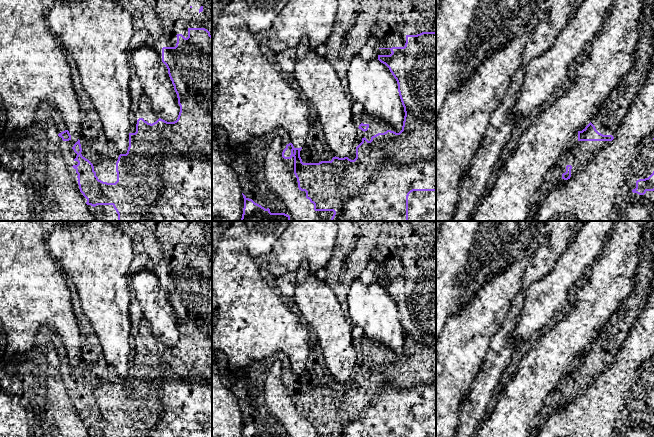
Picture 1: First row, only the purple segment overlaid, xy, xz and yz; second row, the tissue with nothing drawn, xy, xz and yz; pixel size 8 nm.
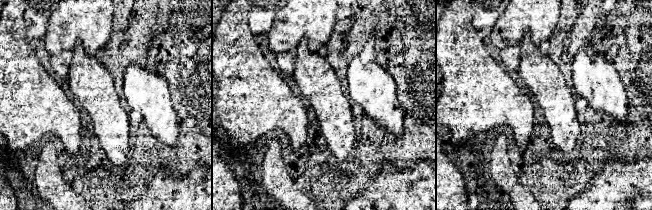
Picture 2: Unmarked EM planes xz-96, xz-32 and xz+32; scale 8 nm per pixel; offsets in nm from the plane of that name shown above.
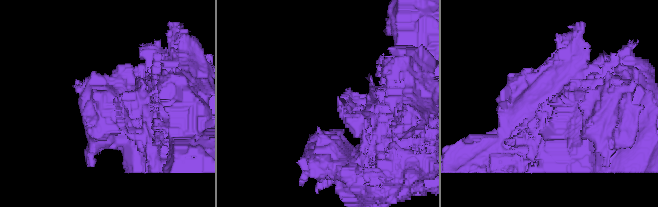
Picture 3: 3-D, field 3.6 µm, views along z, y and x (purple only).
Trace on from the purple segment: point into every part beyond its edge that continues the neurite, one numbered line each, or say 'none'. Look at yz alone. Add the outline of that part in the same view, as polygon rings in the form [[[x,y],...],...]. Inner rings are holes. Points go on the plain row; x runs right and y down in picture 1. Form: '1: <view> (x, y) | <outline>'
1: yz (595, 423) | [[[593,405],[582,406],[582,437],[654,437],[654,415],[634,422],[612,421]]]

